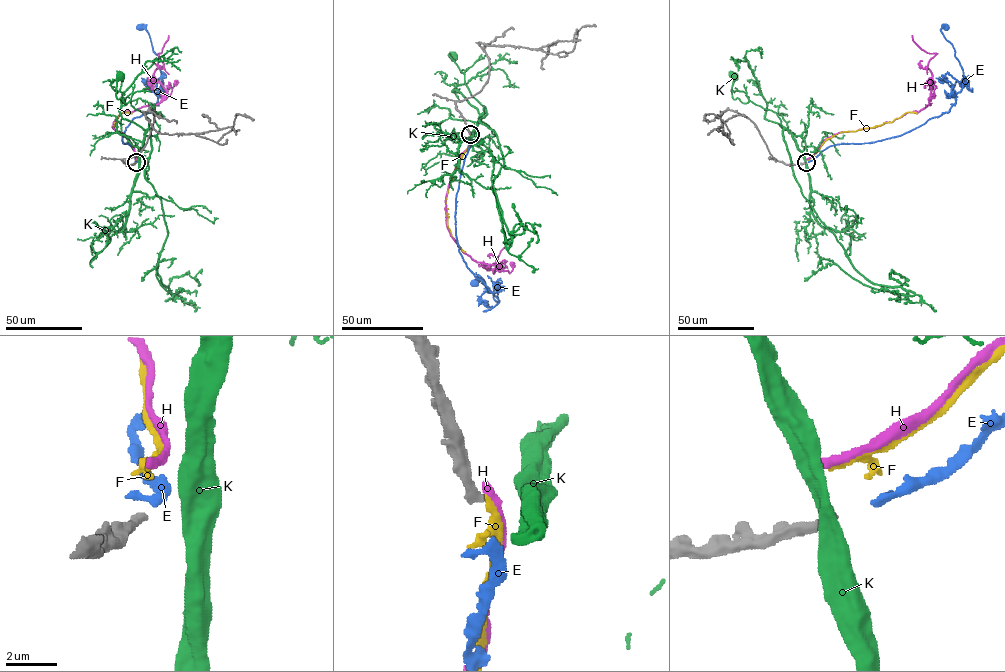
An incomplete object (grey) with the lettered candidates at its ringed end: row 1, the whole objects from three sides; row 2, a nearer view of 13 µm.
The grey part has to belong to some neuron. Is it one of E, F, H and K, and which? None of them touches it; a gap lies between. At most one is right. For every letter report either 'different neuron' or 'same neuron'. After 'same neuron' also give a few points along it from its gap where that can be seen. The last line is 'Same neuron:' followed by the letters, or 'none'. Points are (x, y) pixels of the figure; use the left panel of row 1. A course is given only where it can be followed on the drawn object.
E: different neuron
F: different neuron
H: different neuron
K: different neuron
Same neuron: none

